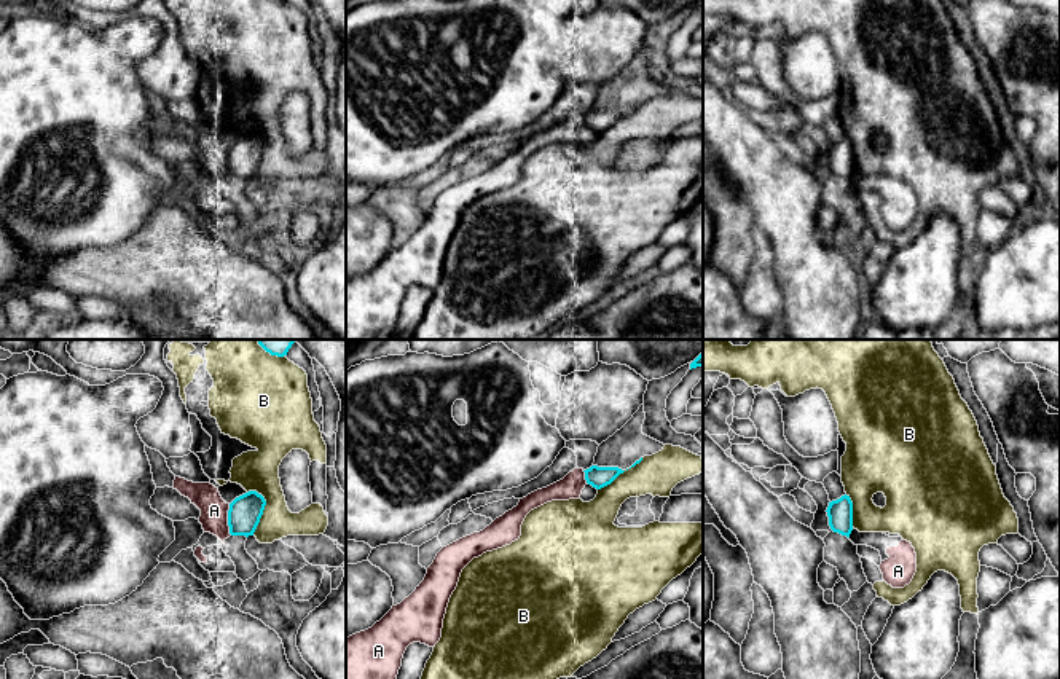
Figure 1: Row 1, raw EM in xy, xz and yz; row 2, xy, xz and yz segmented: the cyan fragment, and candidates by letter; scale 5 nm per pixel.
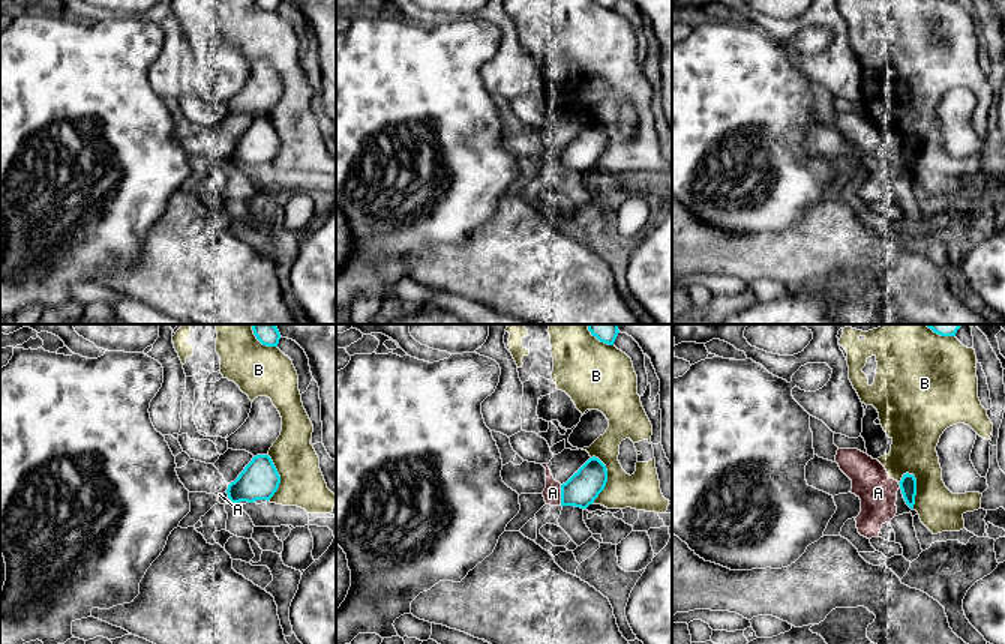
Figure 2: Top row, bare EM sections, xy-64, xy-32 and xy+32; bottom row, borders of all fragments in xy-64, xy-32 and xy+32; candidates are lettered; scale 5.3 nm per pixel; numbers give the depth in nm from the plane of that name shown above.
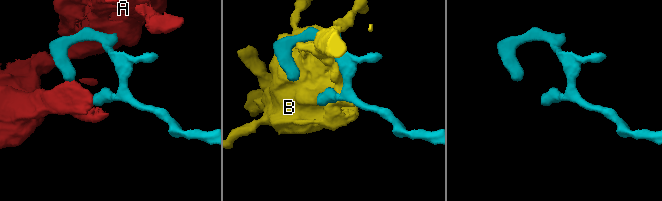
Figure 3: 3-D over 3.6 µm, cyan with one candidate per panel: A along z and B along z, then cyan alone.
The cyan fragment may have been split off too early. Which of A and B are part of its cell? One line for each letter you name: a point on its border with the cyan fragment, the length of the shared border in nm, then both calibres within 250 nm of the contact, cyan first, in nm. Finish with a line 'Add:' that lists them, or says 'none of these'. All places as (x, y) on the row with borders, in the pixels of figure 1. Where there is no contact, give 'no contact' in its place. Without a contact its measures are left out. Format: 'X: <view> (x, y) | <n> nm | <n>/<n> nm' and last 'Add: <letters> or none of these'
Add: none of these

